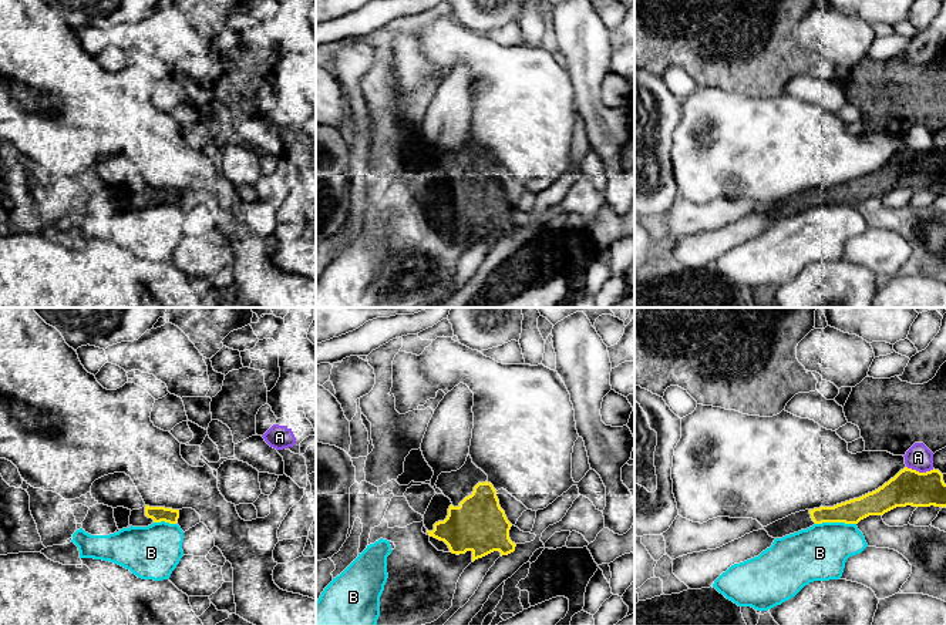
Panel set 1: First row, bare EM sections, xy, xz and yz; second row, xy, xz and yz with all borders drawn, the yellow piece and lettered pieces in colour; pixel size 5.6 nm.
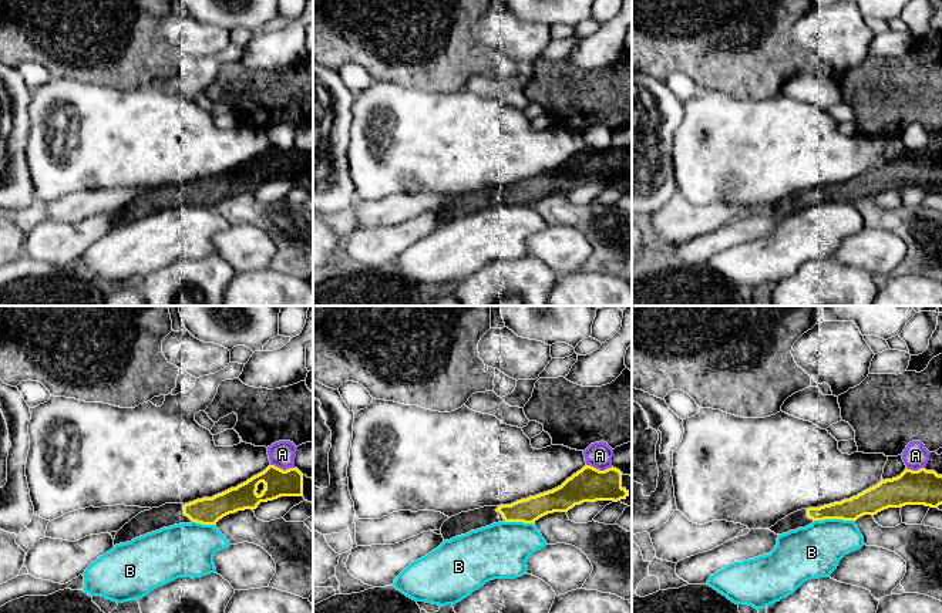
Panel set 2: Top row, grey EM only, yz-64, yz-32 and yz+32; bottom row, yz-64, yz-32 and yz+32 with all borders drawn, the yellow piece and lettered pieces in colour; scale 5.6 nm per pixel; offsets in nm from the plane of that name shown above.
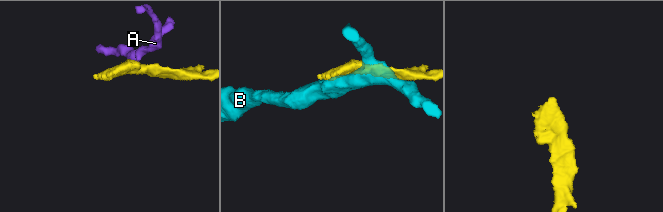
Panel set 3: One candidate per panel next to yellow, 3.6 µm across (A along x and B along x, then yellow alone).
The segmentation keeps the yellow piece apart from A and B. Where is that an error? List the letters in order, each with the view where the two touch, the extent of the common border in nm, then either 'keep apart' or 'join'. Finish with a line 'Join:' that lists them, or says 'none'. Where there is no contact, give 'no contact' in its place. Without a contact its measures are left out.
A: contact in yz; length 160 nm; keep apart
B: contact in yz; length 240 nm; keep apart
Join: none

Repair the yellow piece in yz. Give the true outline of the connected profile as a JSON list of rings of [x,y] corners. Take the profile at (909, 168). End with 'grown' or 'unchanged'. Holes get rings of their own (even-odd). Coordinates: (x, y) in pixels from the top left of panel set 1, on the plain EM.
[[[905,148],[878,171],[834,188],[819,188],[791,195],[762,211],[772,219],[807,211],[814,205],[858,205],[869,196],[883,196],[896,188],[946,188],[946,165],[939,151],[919,154]]]; grown

